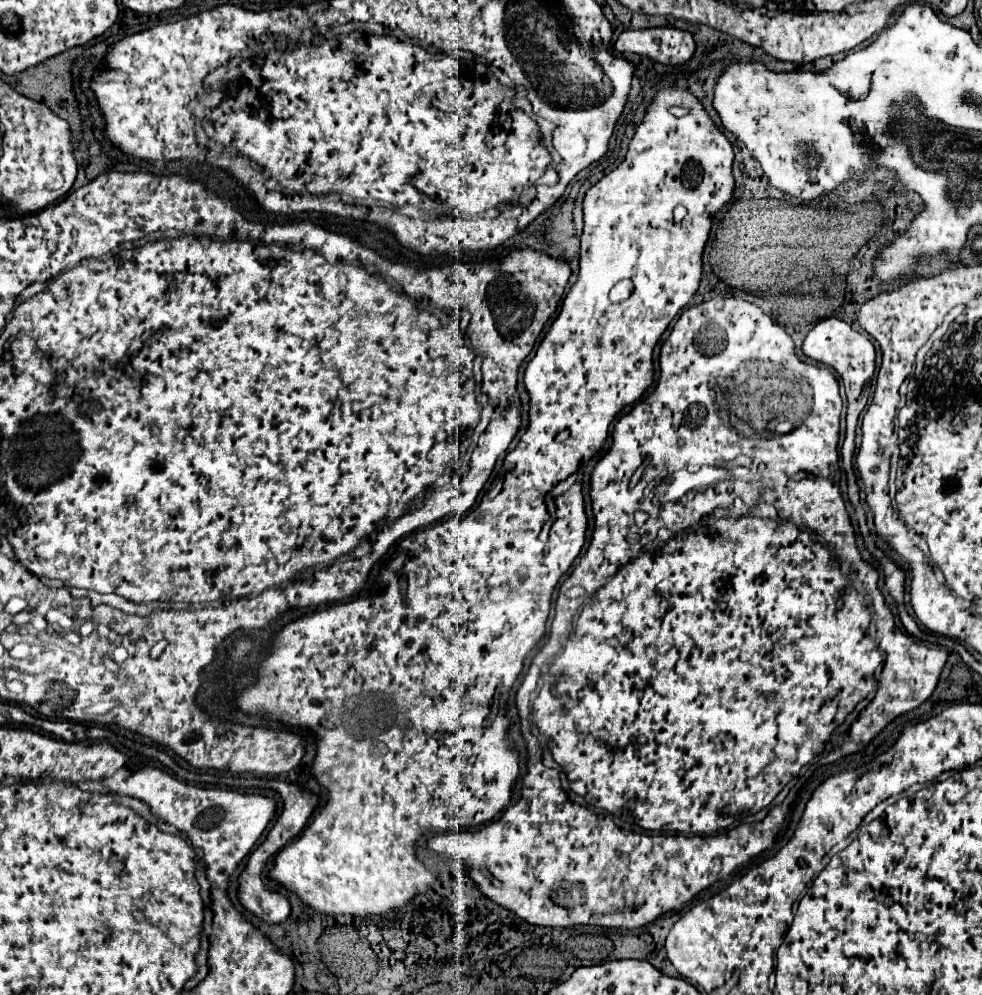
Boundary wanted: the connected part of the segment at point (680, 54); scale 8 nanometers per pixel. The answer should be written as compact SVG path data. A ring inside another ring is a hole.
M676 28L626 30L616 40L614 50L620 54L640 54L666 66L682 66L694 56L696 42L690 32Z

